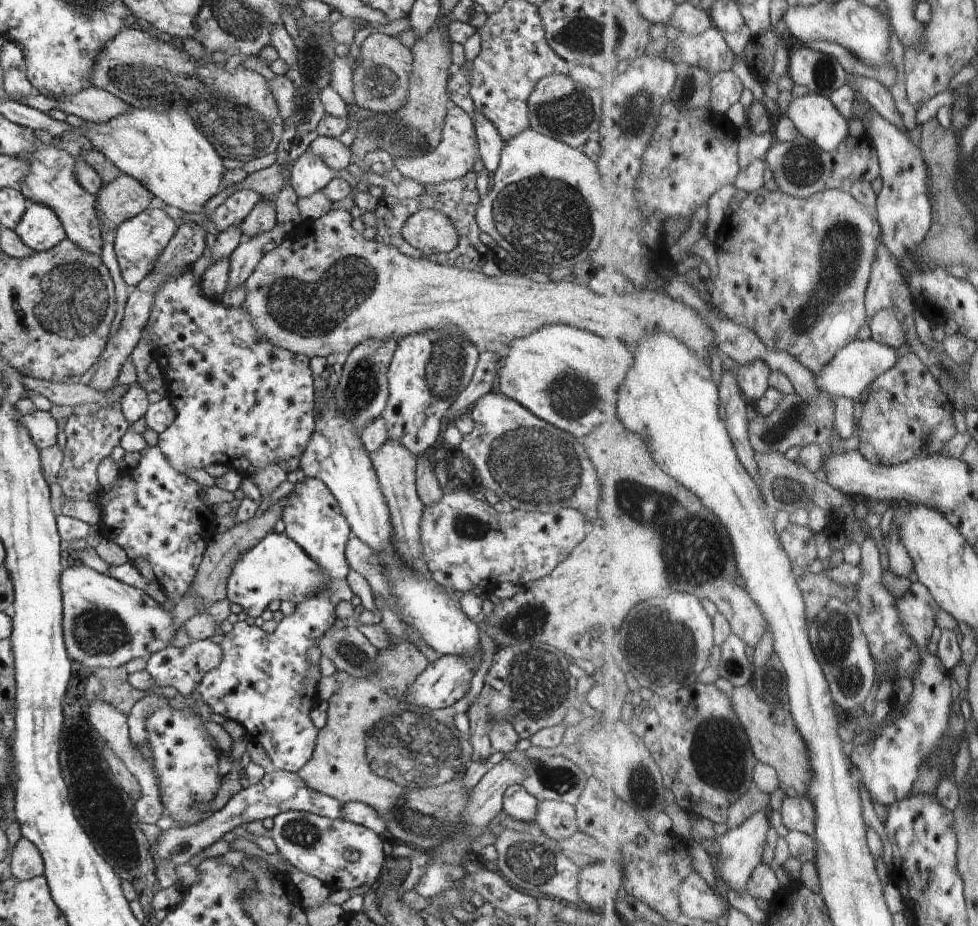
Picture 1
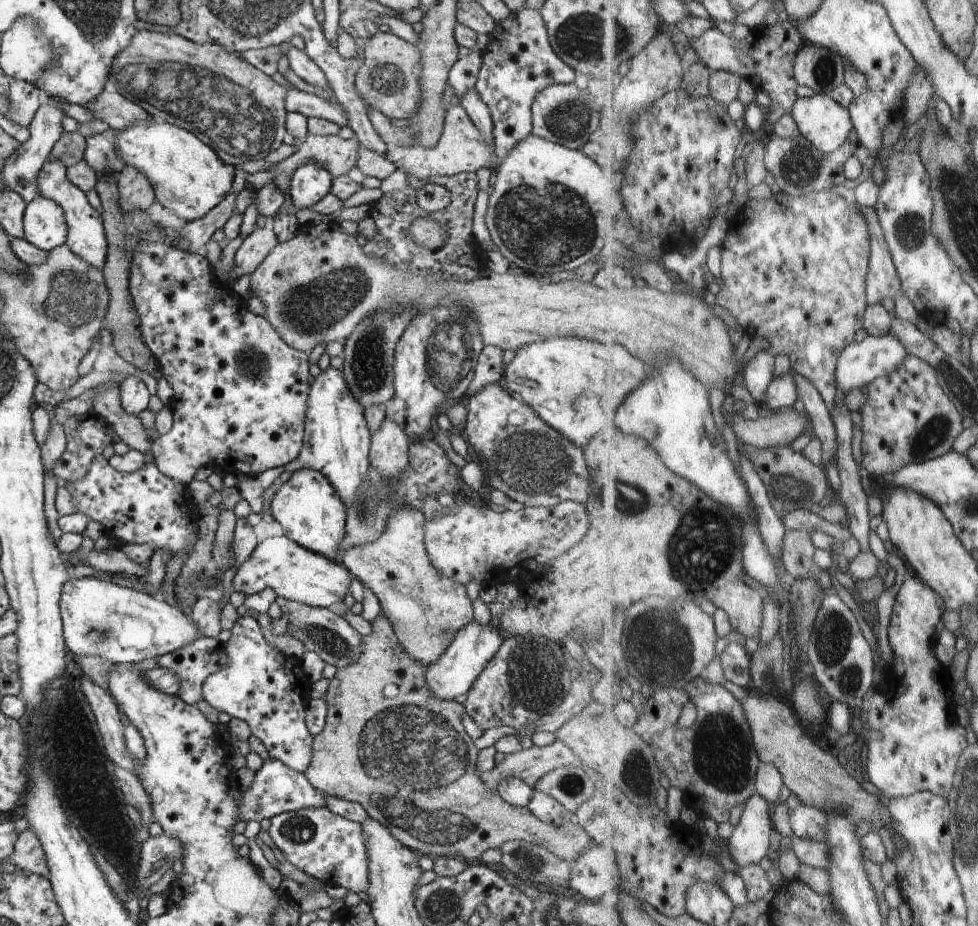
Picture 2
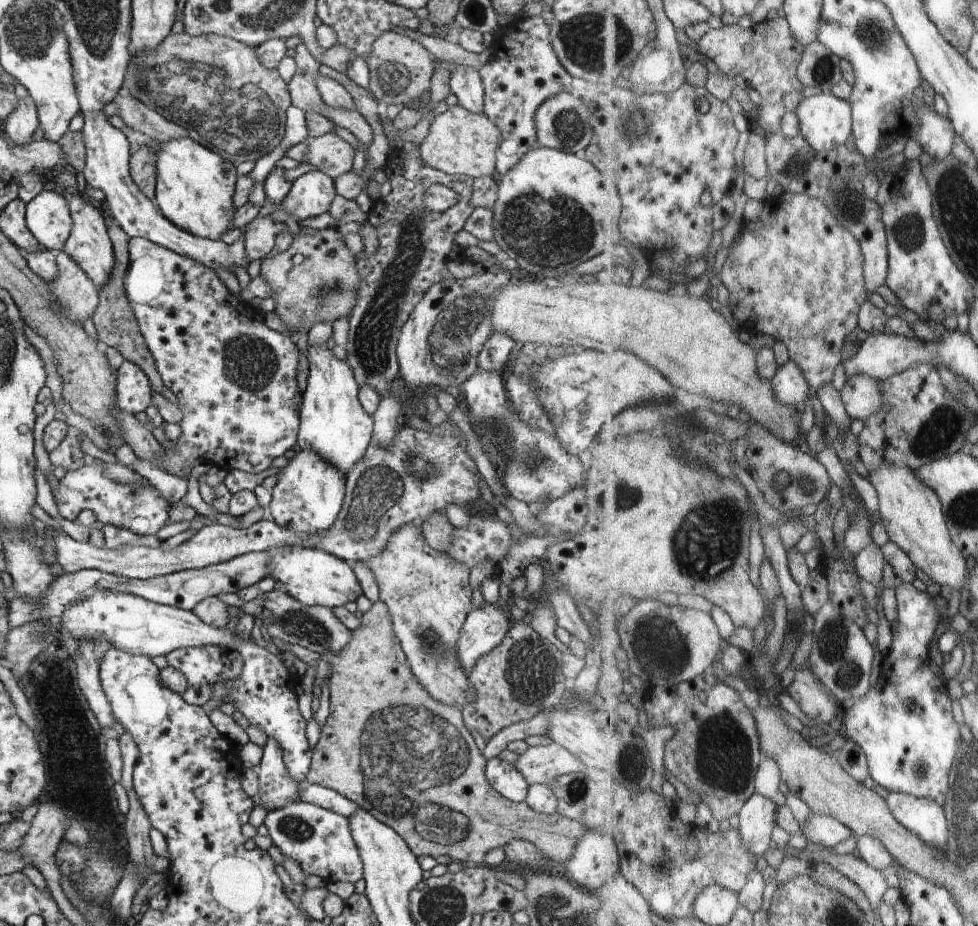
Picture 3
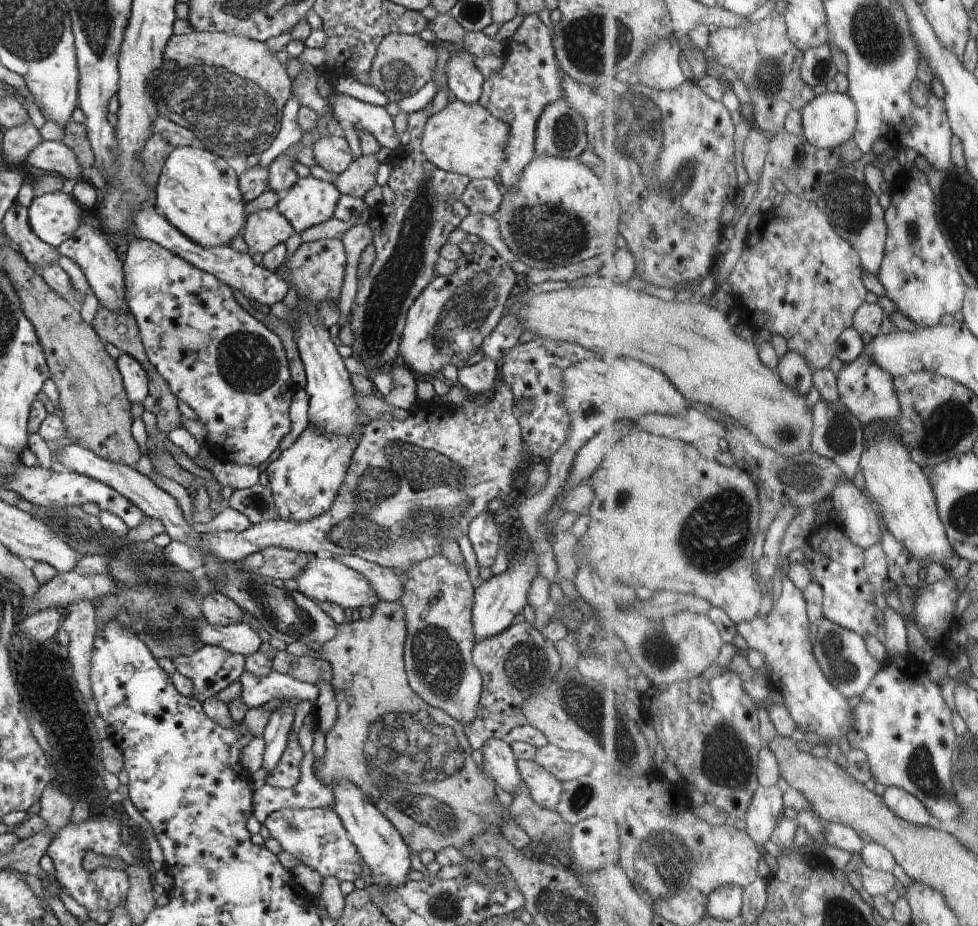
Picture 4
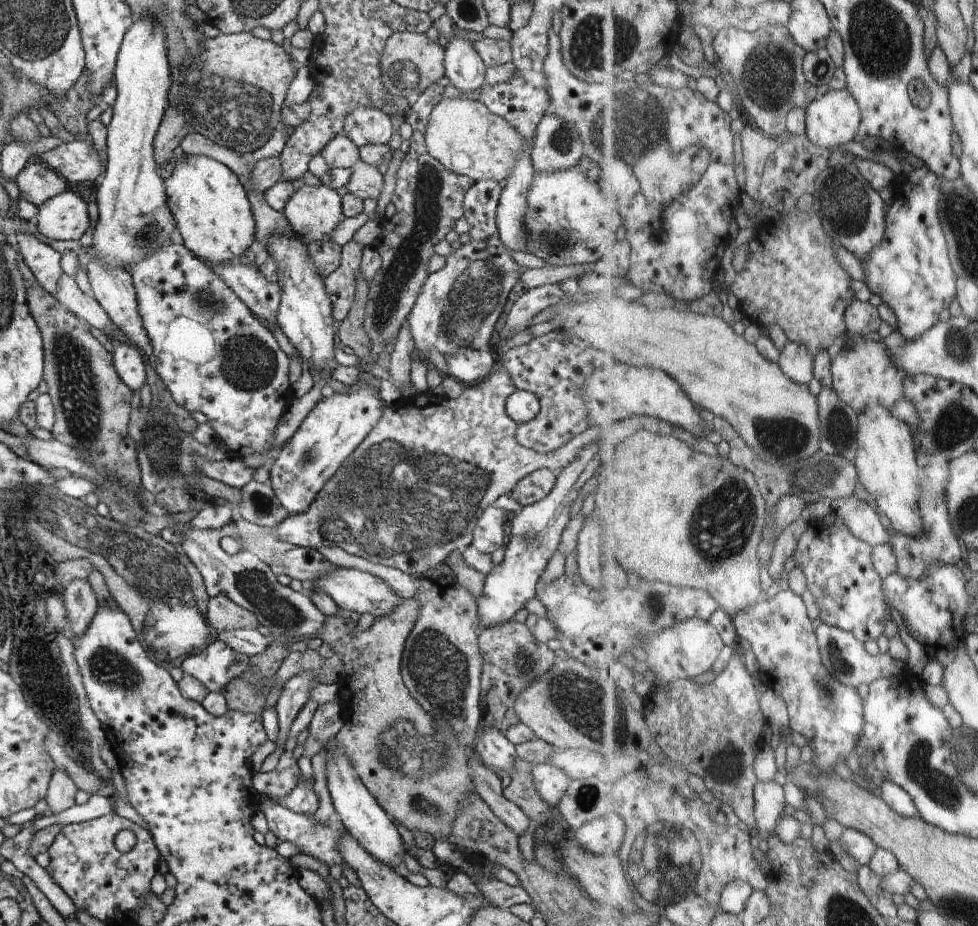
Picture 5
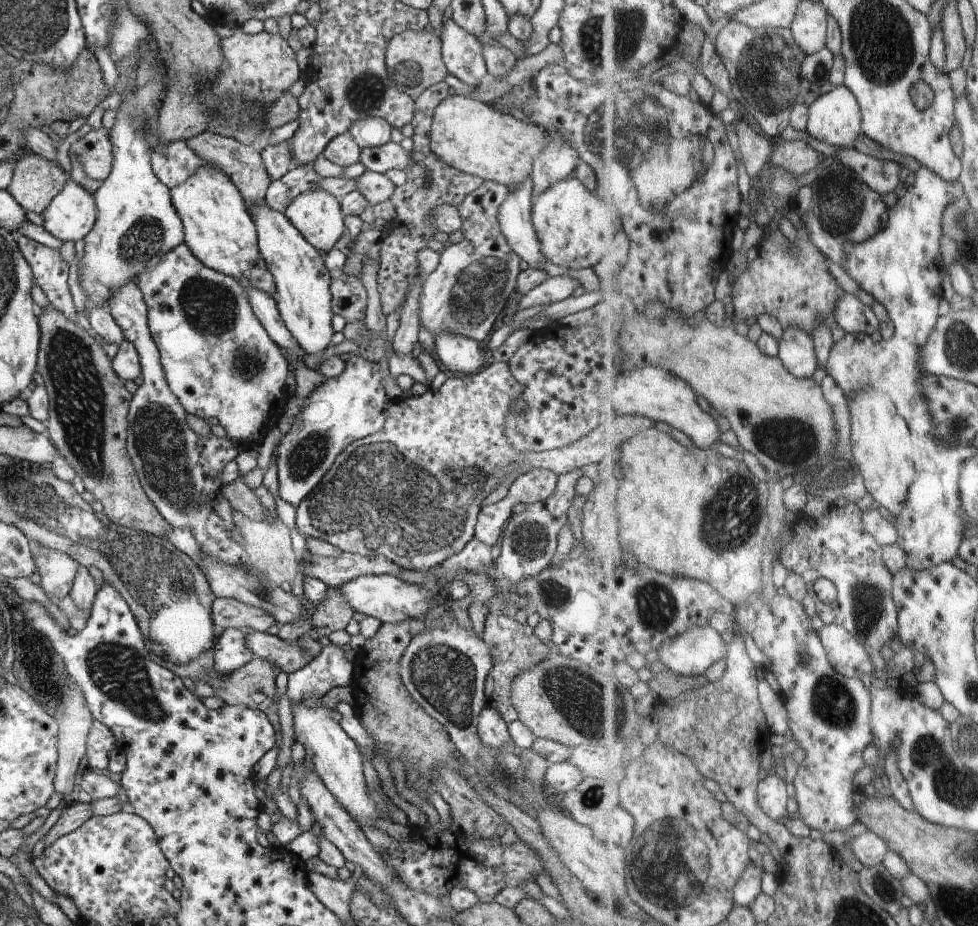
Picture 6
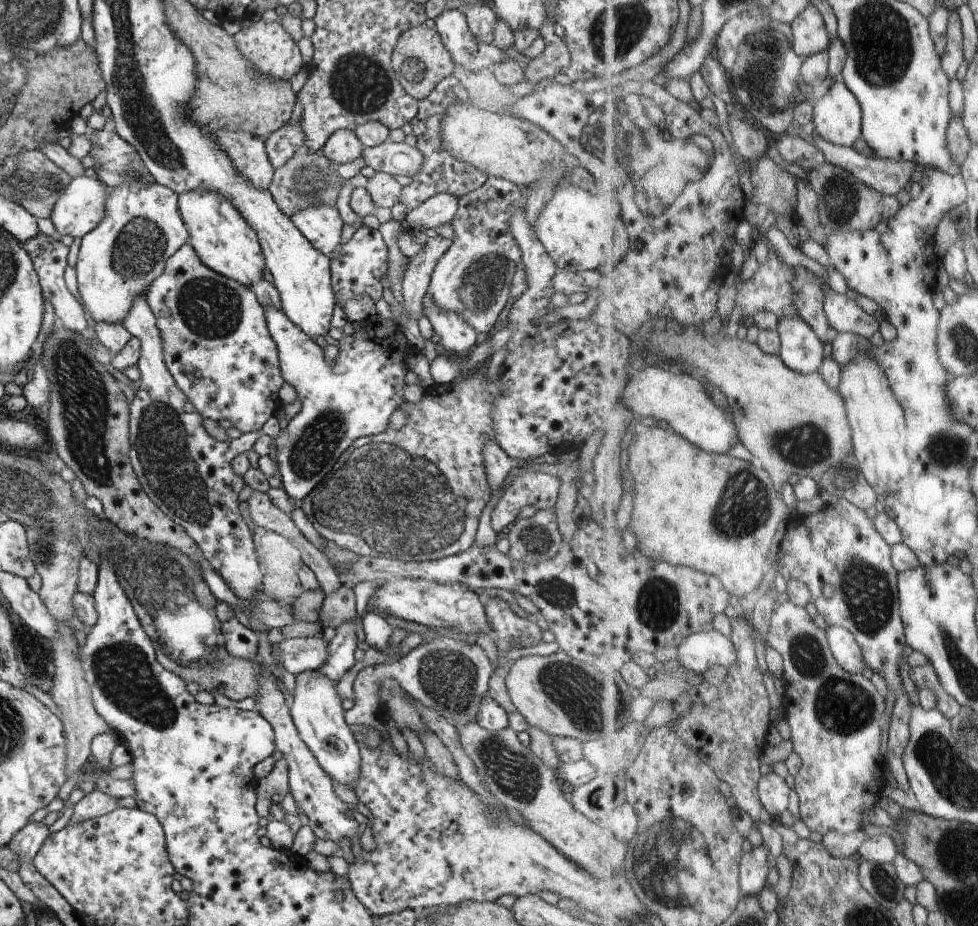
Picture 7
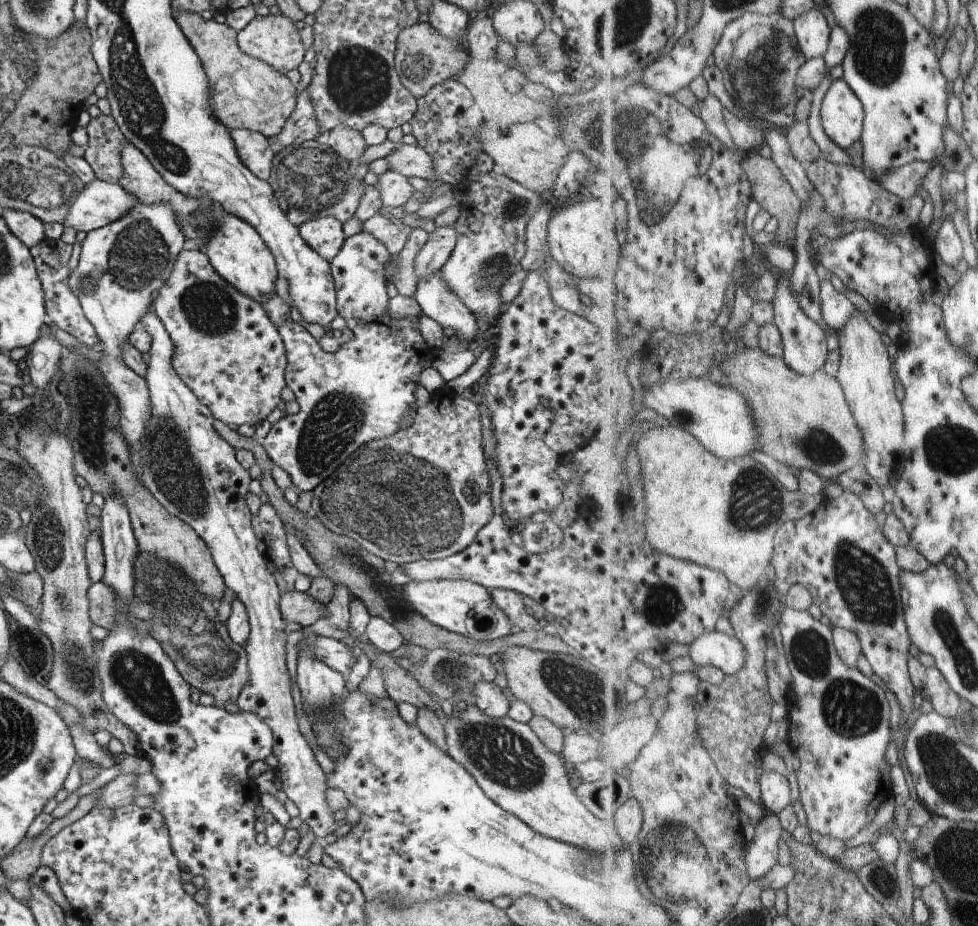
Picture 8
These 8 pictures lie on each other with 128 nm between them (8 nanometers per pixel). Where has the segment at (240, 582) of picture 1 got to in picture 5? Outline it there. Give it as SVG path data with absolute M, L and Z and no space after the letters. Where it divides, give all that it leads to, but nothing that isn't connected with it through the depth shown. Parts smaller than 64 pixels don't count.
M338 567L338 570L330 572L328 576L314 580L312 590L322 590L322 592L326 590L326 594L334 599L341 613L343 610L349 610L349 613L358 612L362 615L367 614L372 618L384 618L387 614L392 614L402 602L402 598L398 594L394 594L394 590L382 578L378 578L370 572L345 569L344 567Z

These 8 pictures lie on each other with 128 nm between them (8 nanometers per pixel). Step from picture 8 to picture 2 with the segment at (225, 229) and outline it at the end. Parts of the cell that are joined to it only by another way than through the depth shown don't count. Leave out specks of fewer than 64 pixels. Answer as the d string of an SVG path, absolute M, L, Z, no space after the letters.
M152 118L134 122L126 130L116 131L114 146L116 146L118 158L124 162L125 166L134 166L138 172L142 172L148 178L158 202L186 222L204 218L212 208L224 200L234 181L235 164L222 162L222 159L217 158L216 152L210 146L204 144L200 138L196 138L192 132L188 132L172 122Z

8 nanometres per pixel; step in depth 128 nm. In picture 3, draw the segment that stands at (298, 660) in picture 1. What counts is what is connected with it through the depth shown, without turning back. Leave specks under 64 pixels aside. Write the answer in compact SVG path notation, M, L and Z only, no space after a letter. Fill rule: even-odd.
M296 448L288 455L286 466L280 468L276 474L277 482L273 487L272 500L269 504L274 522L278 526L282 526L282 528L292 530L292 532L312 535L318 532L326 532L334 524L334 520L344 503L346 477L342 470L338 470L332 464L326 462L326 460L322 460L314 450ZM245 614L239 618L236 628L238 638L238 650L244 666L242 674L234 680L228 682L218 682L212 688L212 698L218 700L230 700L236 704L236 709L249 720L249 724L258 726L264 730L267 738L276 738L283 752L283 761L286 765L288 774L296 780L297 783L307 780L307 774L310 770L313 751L306 739L306 720L298 709L298 678L286 670L282 660L267 651L260 640L256 640L253 635L260 630L259 623L252 615Z

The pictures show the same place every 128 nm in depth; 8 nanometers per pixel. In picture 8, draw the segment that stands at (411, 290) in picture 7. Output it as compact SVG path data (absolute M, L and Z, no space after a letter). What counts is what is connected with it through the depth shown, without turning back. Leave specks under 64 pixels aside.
M452 225L438 227L428 235L426 244L422 246L422 250L418 252L414 260L414 270L416 270L418 281L434 274L436 270L441 270L450 258L457 240L456 226Z

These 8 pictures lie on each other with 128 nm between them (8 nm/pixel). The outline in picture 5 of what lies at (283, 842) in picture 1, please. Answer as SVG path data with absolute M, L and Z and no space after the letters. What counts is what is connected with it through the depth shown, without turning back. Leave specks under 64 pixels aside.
M266 797L262 800L260 810L262 810L264 816L266 816L270 832L273 832L278 840L292 842L294 846L298 846L300 853L314 856L314 858L322 860L324 864L344 863L337 849L337 839L338 836L342 836L346 830L341 819L337 816L330 818L326 823L320 824L320 822L314 820L314 815L298 814L285 806L280 806L270 797Z

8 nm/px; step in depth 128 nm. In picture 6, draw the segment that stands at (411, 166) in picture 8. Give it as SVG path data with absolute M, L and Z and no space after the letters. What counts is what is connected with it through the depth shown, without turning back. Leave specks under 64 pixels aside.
M388 141L379 147L361 149L361 162L368 170L385 173L392 168L406 170L411 163L411 154L400 143Z

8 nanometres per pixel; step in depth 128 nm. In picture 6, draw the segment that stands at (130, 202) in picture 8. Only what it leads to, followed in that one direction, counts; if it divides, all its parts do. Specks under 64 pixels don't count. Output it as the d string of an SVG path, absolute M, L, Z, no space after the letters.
M68 176L64 188L41 215L43 227L54 238L75 243L84 238L96 222L94 196Z

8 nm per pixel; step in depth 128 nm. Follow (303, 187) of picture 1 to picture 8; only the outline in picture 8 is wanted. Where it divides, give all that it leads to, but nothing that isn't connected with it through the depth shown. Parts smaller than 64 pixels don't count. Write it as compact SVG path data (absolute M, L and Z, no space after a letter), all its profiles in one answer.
M322 215L298 227L304 242L330 262L344 244L342 223L334 216Z

